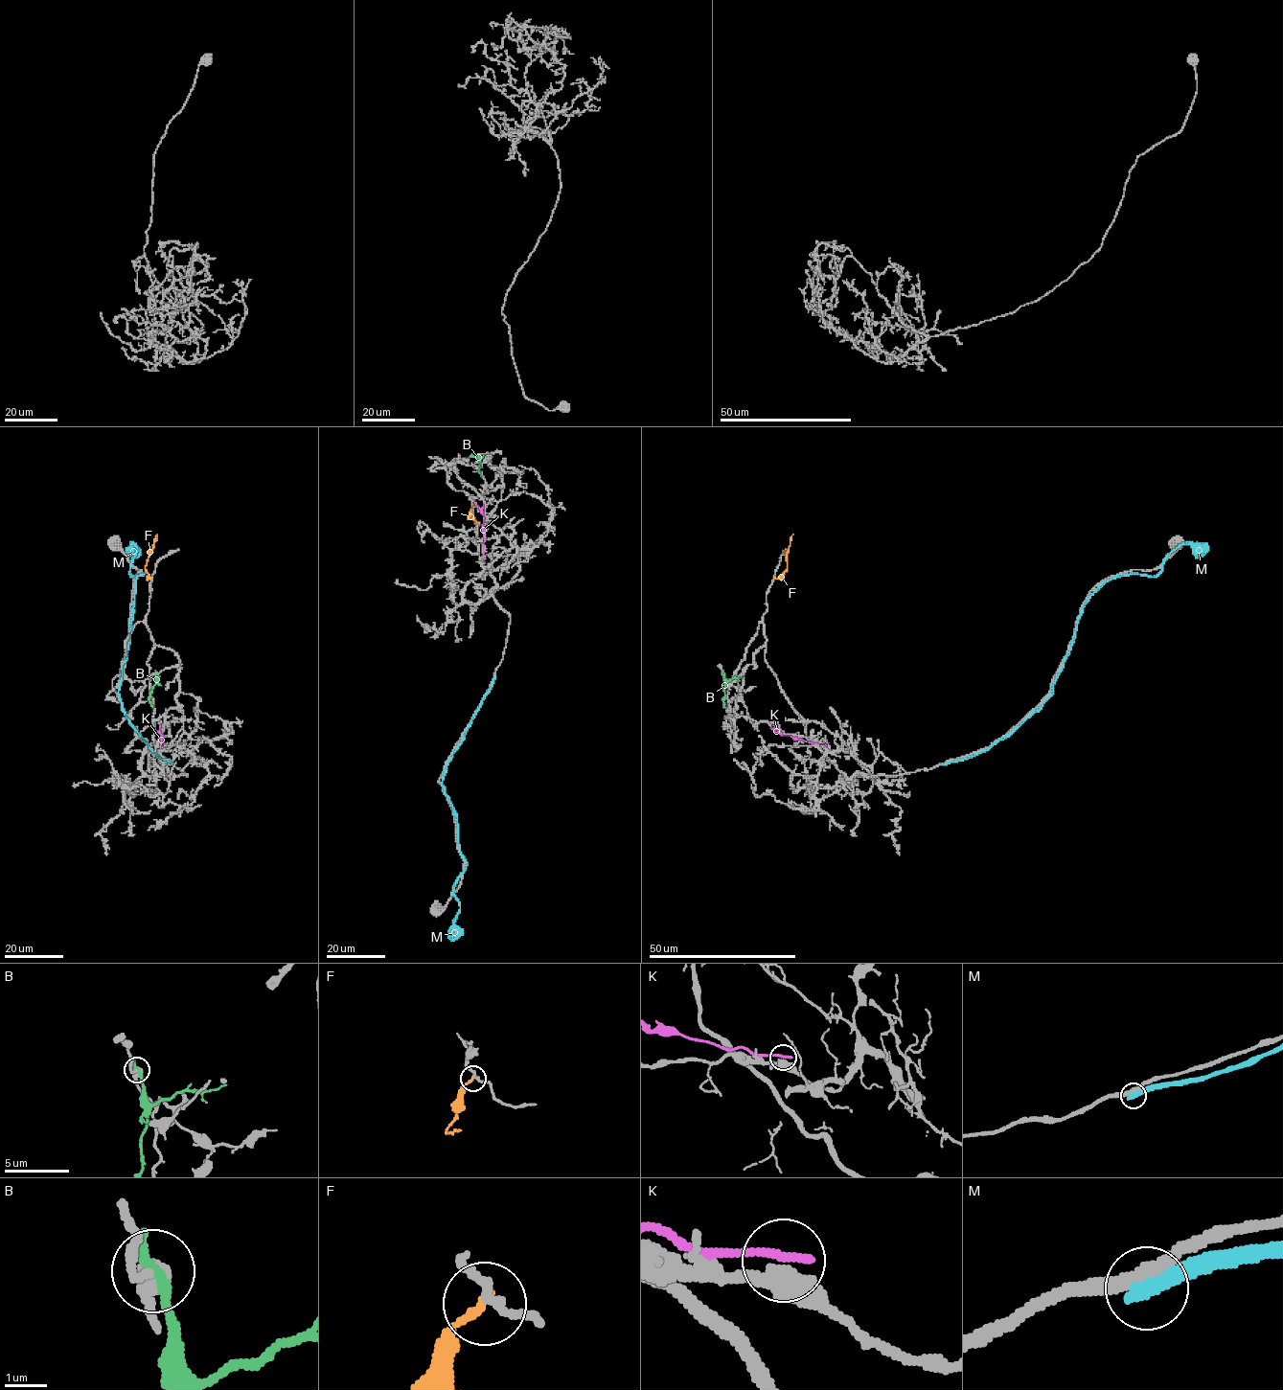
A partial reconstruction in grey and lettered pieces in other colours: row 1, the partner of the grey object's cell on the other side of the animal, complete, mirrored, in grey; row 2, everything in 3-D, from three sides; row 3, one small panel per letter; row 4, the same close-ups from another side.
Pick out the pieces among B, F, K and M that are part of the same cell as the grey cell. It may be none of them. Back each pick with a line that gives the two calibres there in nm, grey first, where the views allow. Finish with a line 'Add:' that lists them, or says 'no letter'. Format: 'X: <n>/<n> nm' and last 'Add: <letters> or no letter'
Add: no letter

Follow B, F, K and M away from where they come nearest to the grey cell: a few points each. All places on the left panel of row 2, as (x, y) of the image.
B: (155, 673), (155, 684), (148, 699), (151, 707)
F: (151, 578), (145, 568), (156, 535)
K: (161, 745), (161, 735), (152, 727)
M: (171, 763), (140, 737), (119, 694), (135, 583), (143, 574), (131, 576), (137, 550), (131, 544), (133, 554)

